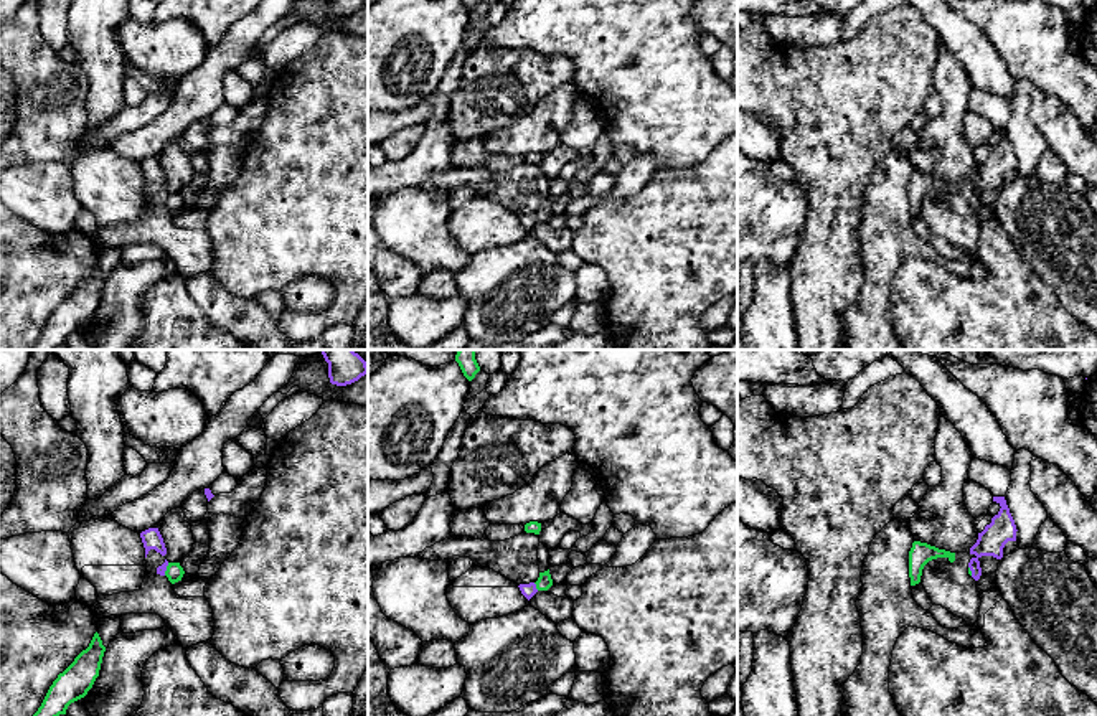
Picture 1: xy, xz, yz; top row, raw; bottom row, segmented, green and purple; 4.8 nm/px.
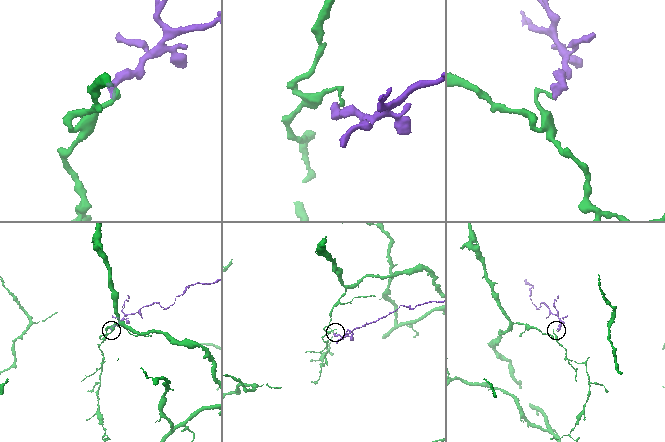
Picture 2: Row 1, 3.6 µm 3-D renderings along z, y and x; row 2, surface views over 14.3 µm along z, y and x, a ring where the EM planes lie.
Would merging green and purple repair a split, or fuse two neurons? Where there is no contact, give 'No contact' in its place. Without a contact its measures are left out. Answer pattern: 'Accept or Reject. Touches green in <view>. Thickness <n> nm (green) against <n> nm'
Reject. Touches green in xz. Thickness 70 nm (green) against 70 nm

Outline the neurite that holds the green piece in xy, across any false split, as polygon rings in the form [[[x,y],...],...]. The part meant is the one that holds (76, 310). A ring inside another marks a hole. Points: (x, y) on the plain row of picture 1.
[[[96,262],[89,277],[58,305],[31,350],[56,350],[71,333],[84,328],[99,307],[106,277]]]

